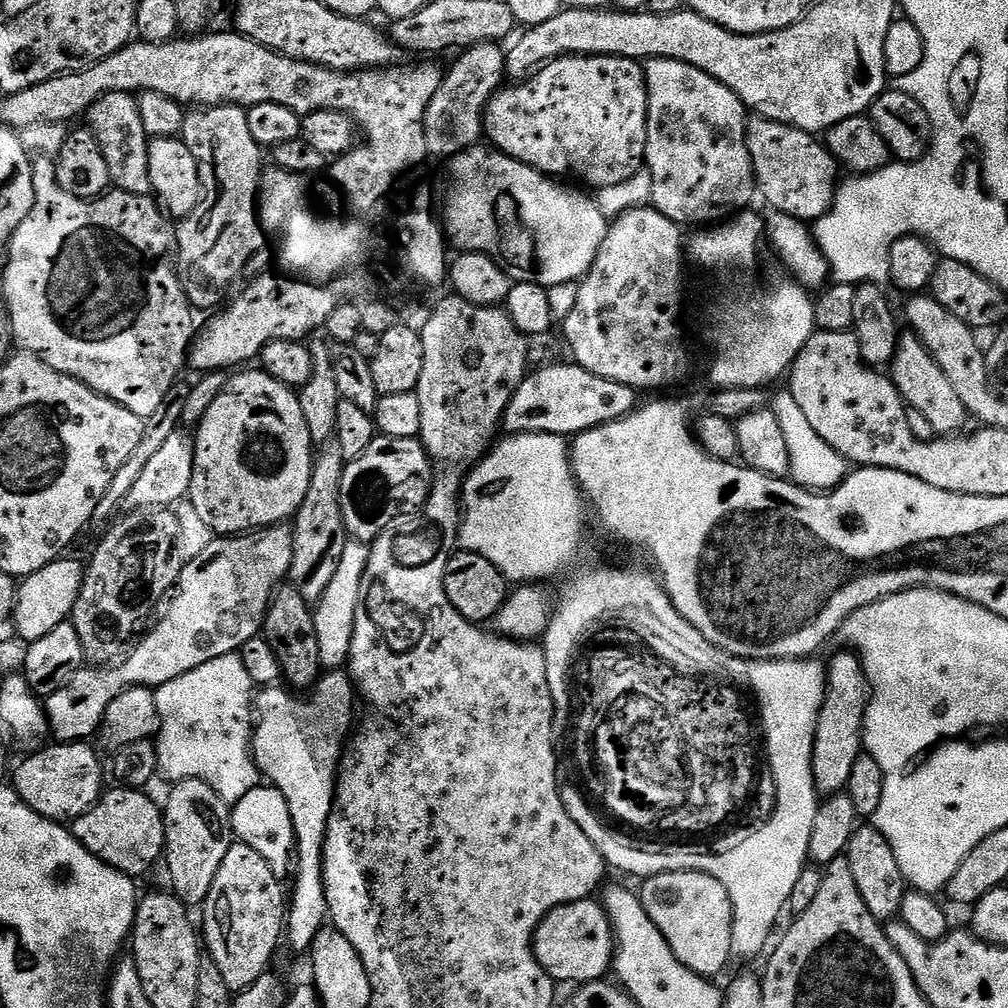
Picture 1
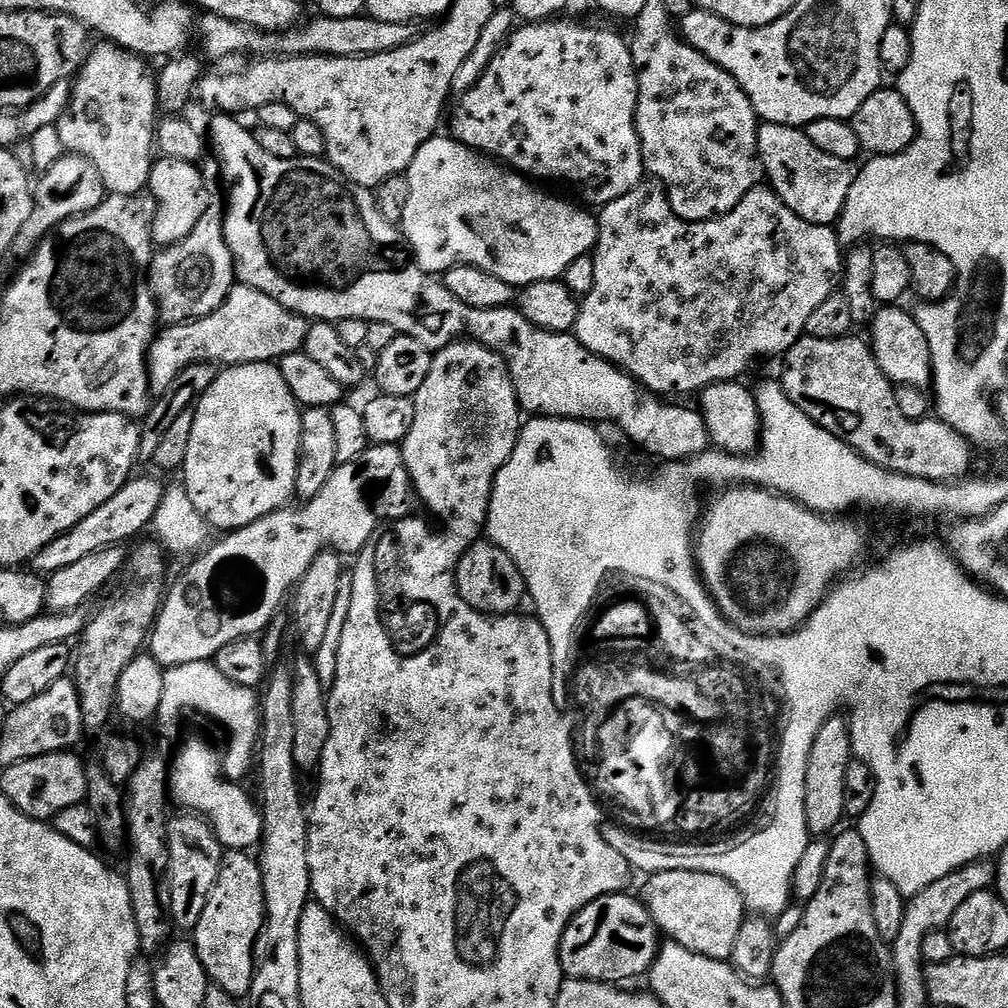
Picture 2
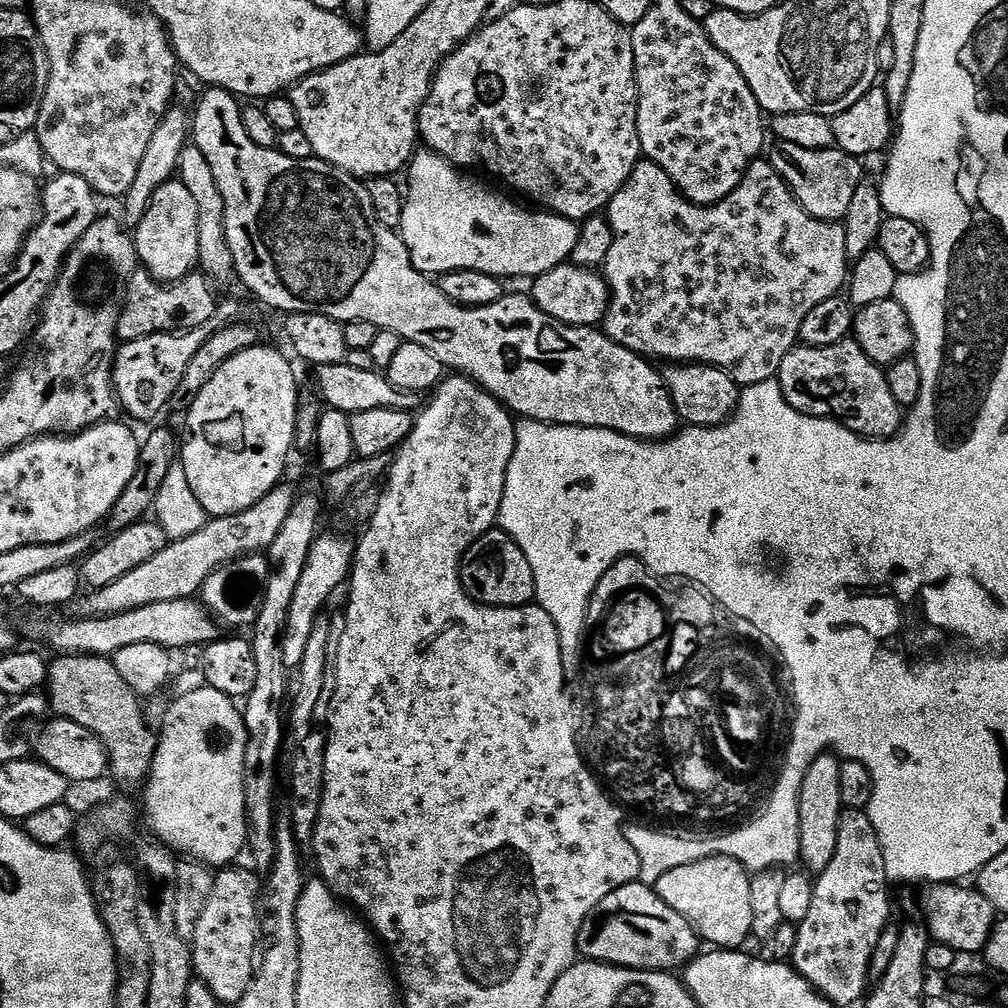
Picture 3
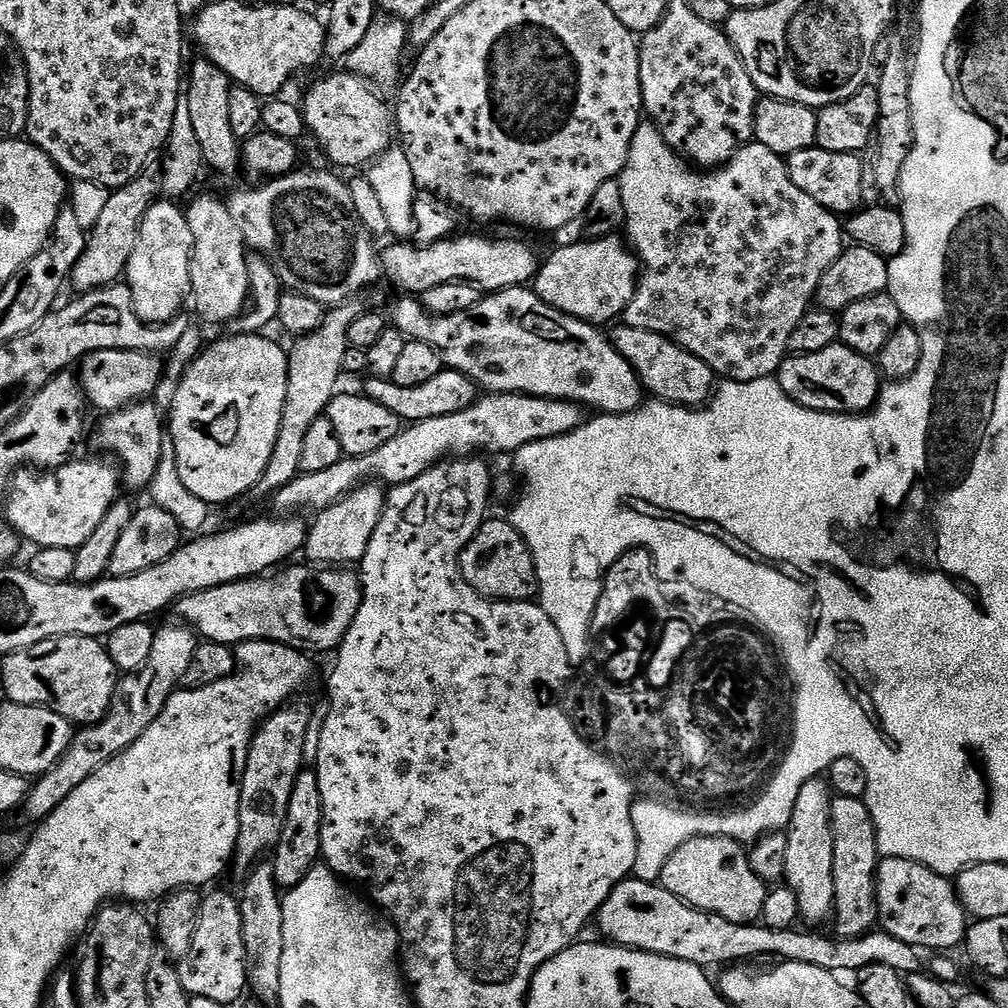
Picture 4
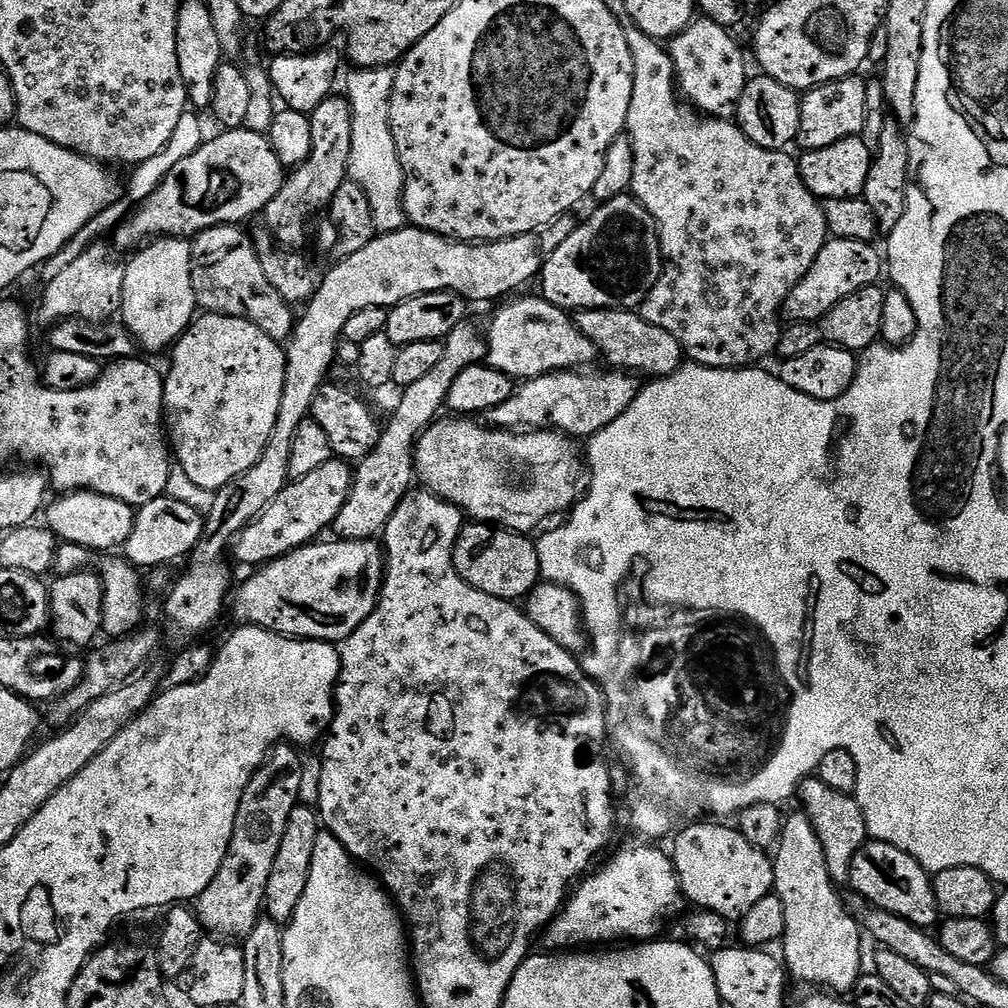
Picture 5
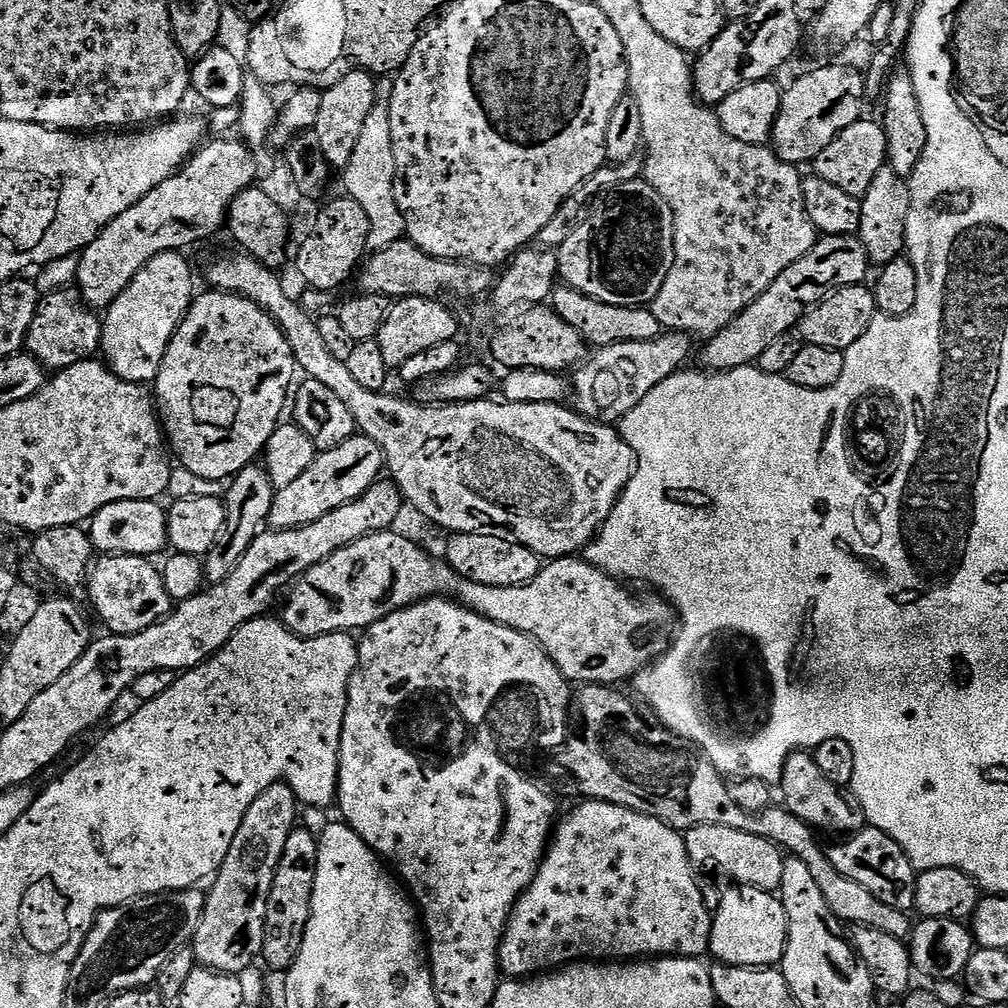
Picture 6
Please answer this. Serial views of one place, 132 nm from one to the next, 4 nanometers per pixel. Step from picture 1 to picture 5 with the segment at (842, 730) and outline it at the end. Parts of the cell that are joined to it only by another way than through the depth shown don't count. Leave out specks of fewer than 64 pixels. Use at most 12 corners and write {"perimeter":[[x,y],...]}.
{"perimeter":[[802,810],[783,821],[774,895],[787,975],[848,994],[862,929]]}

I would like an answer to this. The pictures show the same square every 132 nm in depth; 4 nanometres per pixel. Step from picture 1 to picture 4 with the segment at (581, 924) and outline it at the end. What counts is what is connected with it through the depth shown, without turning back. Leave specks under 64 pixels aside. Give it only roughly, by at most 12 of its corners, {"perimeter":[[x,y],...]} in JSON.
{"perimeter":[[616,884],[596,923],[620,947],[703,968],[778,956],[831,972],[923,971],[883,930],[772,931]]}

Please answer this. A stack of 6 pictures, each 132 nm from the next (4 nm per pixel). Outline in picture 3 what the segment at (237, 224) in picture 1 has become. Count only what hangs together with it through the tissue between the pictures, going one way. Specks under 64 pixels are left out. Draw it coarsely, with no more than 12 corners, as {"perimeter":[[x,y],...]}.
{"perimeter":[[137,270],[122,288],[121,341],[189,332],[216,313],[213,281]]}

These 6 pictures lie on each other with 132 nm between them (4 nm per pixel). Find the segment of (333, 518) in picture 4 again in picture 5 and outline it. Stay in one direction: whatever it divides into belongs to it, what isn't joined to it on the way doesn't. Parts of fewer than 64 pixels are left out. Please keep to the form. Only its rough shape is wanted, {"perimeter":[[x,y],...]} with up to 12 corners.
{"perimeter":[[471,322],[438,366],[399,393],[378,446],[355,465],[331,527],[379,537],[413,487],[417,440],[462,370],[485,359]]}

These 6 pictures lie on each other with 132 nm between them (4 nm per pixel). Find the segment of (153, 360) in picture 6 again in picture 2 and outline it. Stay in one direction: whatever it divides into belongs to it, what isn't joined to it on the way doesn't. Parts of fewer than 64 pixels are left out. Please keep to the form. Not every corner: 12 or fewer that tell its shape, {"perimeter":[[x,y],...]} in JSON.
{"perimeter":[[173,156],[153,163],[147,191],[160,246],[182,242],[206,211],[197,165]]}

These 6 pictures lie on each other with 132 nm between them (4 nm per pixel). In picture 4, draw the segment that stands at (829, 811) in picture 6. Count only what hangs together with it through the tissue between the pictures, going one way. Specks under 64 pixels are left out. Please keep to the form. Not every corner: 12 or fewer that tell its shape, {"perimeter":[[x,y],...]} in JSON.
{"perimeter":[[833,795],[834,921],[840,938],[873,931],[874,818]]}

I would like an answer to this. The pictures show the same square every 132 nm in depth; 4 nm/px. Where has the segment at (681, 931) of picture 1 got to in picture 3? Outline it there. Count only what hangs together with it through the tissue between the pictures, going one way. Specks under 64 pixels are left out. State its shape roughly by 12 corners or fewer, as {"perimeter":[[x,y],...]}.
{"perimeter":[[705,854],[654,889],[701,941],[740,950],[752,936],[751,881]]}

